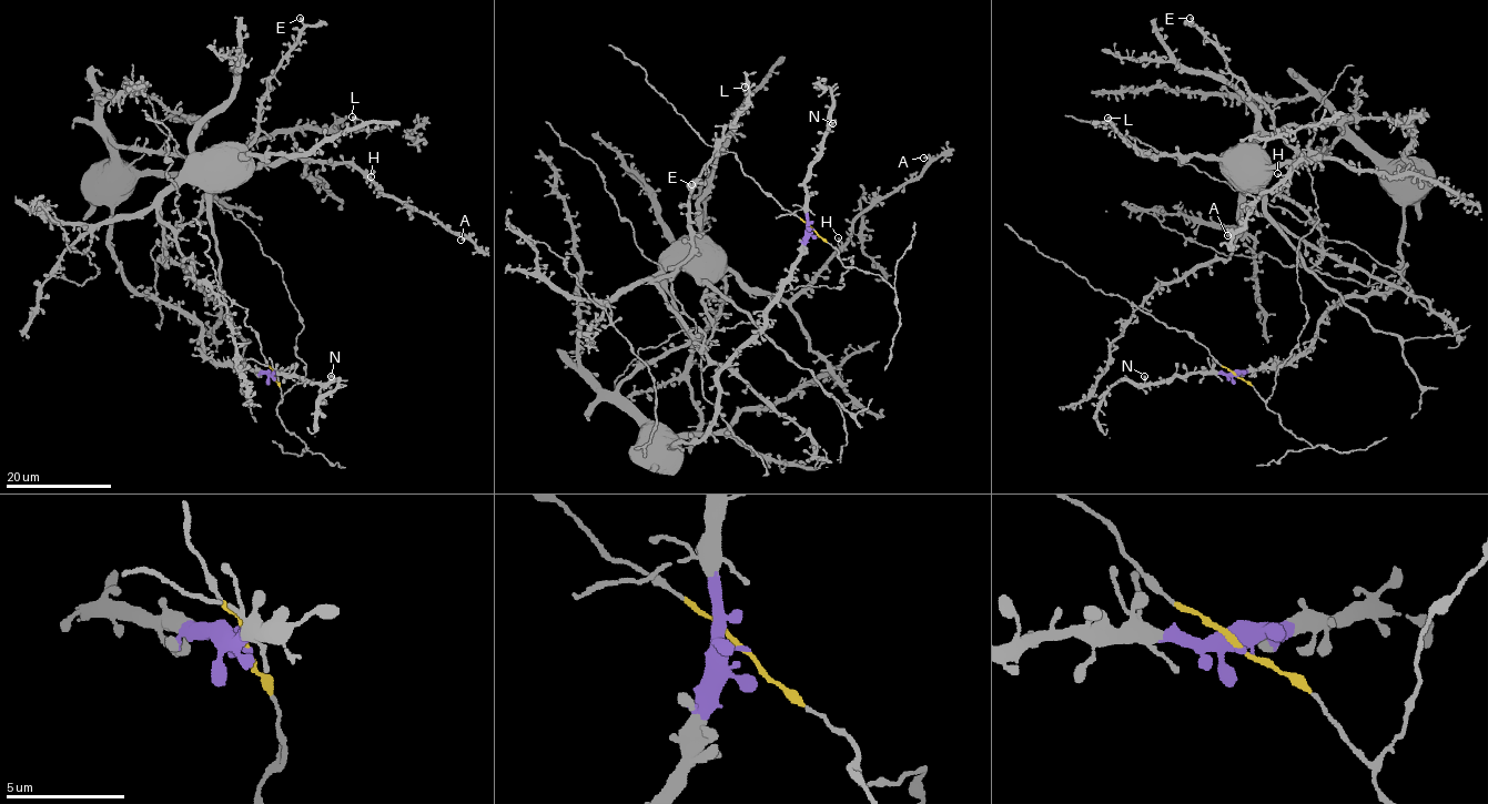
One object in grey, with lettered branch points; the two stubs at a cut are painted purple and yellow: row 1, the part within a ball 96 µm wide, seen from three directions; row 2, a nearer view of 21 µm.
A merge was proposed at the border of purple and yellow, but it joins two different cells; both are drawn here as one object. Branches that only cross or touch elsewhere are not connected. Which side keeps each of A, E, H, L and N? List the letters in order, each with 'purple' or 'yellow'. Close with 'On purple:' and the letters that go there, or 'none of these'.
A: yellow
E: purple
H: yellow
L: yellow
N: purple
On purple: E, N

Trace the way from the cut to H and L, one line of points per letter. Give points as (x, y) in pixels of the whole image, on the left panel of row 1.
H: (273, 376), (246, 308), (193, 278), (161, 199), (289, 159), (371, 176)
L: (273, 376), (246, 308), (193, 278), (161, 199), (243, 156), (303, 154), (361, 123), (352, 116)

